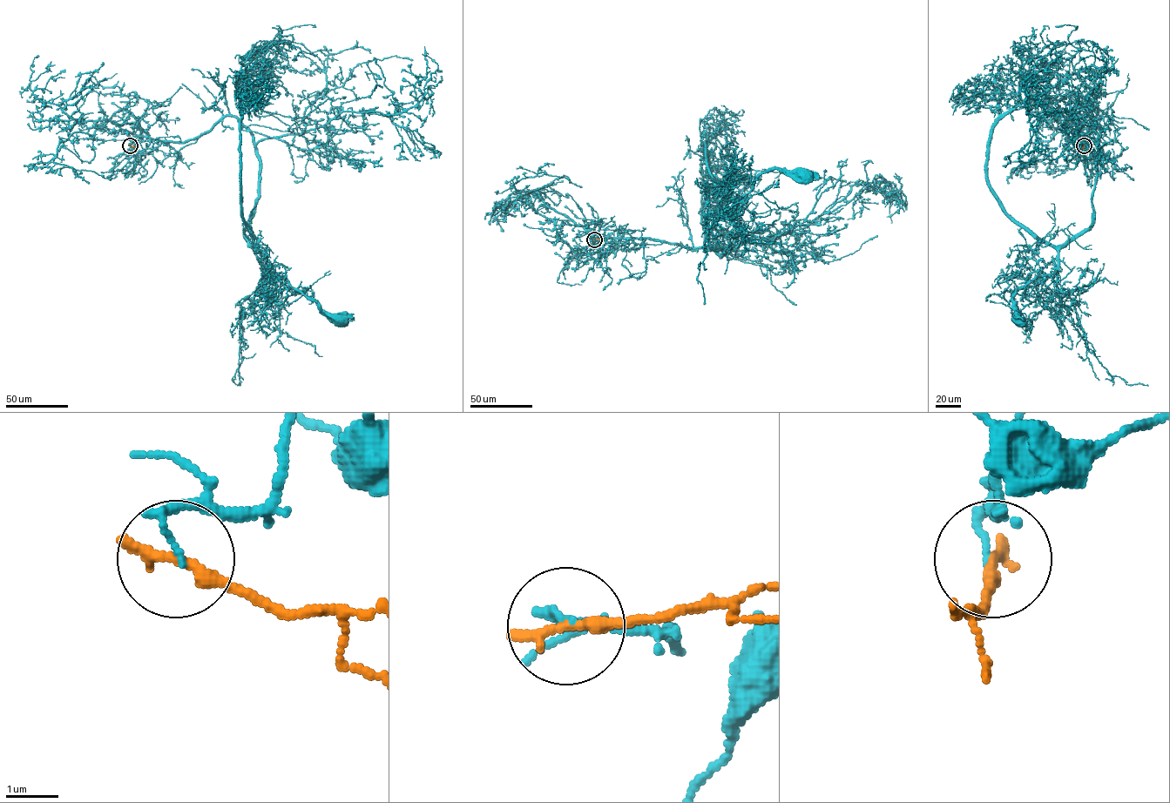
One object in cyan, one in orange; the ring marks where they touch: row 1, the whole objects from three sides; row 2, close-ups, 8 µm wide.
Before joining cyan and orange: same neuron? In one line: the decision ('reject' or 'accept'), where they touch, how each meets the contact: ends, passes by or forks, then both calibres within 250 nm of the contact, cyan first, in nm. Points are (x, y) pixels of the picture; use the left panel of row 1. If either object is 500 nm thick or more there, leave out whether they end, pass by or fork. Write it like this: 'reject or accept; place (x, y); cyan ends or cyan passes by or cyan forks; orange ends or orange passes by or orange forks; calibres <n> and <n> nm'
reject; place (130, 145); cyan ends; orange ends; calibres 110 and 300 nm

